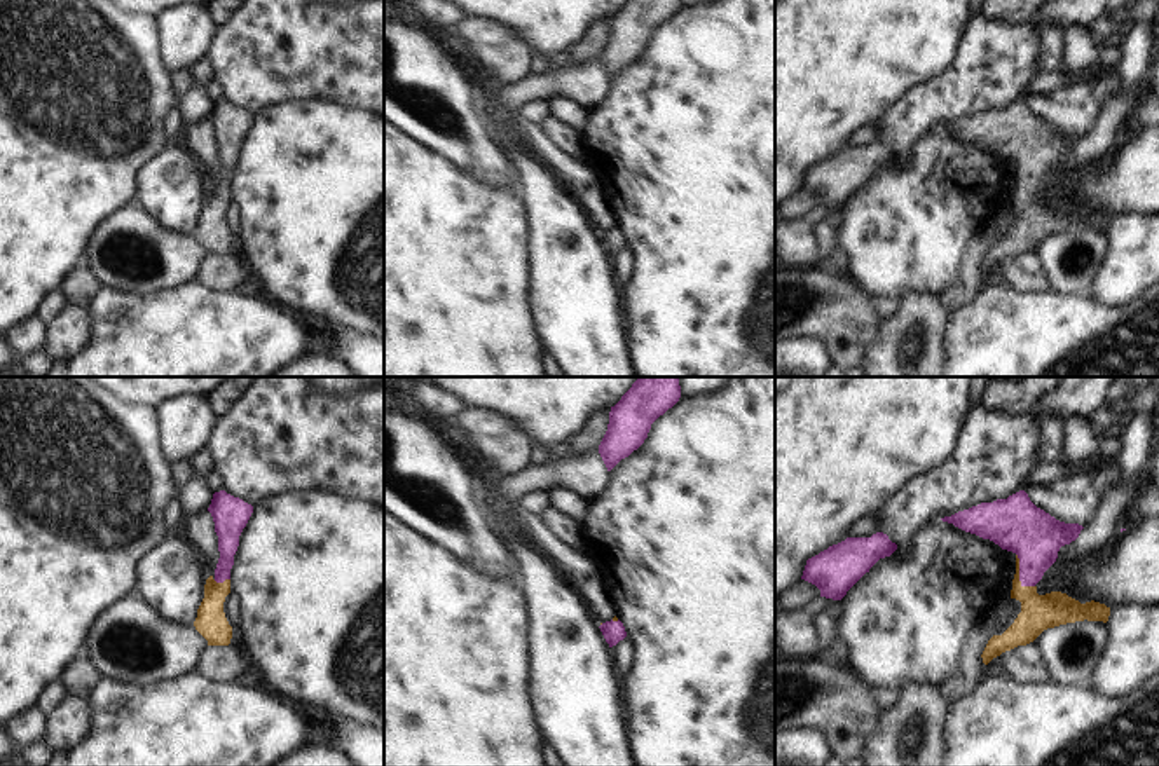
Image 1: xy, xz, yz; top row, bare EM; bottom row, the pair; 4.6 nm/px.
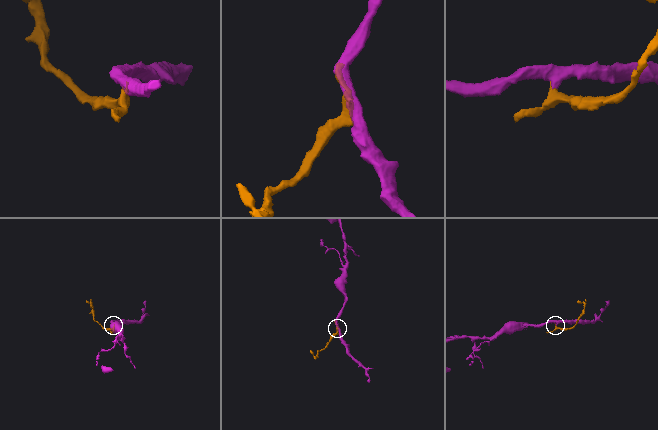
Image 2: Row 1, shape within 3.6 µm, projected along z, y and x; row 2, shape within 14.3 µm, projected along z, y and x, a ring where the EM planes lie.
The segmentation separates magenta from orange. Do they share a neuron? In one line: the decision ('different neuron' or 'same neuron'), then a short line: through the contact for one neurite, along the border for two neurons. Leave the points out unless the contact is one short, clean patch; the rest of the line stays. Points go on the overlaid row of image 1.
same neuron | yz (1014, 524), (1023, 533), (1020, 574), (1023, 588), (1039, 613)

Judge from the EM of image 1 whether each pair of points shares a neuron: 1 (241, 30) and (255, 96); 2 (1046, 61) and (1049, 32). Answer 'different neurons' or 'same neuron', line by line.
1: same neuron
2: same neuron

